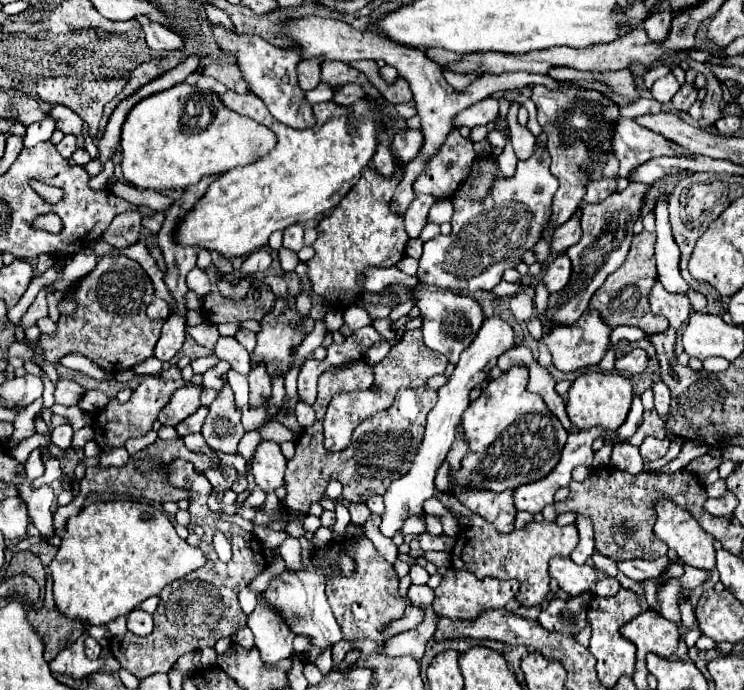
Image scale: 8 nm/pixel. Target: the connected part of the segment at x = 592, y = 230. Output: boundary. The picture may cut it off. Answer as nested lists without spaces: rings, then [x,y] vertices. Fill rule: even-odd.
[[[630,181],[630,185],[624,191],[616,191],[604,199],[604,203],[598,205],[582,205],[582,237],[578,243],[566,249],[568,259],[572,261],[572,275],[564,289],[558,293],[550,293],[548,297],[548,309],[538,315],[544,331],[550,325],[572,325],[580,319],[580,315],[586,311],[590,297],[596,293],[596,289],[606,281],[606,277],[624,263],[628,255],[630,241],[634,237],[632,225],[640,219],[640,209],[644,203],[644,195],[648,193],[648,183],[636,183]]]

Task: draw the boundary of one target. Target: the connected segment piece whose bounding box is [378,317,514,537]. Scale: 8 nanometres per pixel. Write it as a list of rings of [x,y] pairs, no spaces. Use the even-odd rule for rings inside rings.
[[[490,317],[490,319],[484,319],[482,323],[482,329],[478,331],[478,337],[470,343],[470,347],[466,351],[462,351],[460,355],[460,361],[452,373],[452,379],[438,389],[438,403],[434,405],[434,409],[428,413],[428,423],[426,423],[426,431],[424,431],[424,437],[422,437],[422,443],[416,451],[416,457],[412,461],[412,467],[406,475],[402,475],[400,479],[392,481],[392,485],[388,487],[386,495],[384,495],[384,507],[386,511],[382,513],[382,523],[380,523],[380,533],[384,537],[394,537],[402,523],[412,517],[412,515],[422,515],[422,503],[426,499],[430,499],[434,495],[434,479],[436,479],[436,473],[440,469],[440,465],[446,461],[446,455],[454,443],[454,437],[456,437],[456,427],[460,425],[460,419],[462,419],[462,413],[464,409],[468,407],[468,395],[470,395],[470,389],[480,385],[484,379],[486,379],[486,373],[496,365],[498,361],[498,355],[508,351],[510,347],[514,345],[514,331],[512,327],[502,321],[500,317]]]

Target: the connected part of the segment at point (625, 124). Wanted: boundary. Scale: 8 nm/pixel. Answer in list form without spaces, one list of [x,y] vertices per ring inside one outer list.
[[[616,119],[612,123],[612,153],[616,155],[620,163],[618,177],[630,179],[632,171],[654,157],[676,157],[676,155],[688,155],[690,151],[684,151],[682,147],[674,147],[674,143],[668,143],[664,137],[640,127],[632,119]]]

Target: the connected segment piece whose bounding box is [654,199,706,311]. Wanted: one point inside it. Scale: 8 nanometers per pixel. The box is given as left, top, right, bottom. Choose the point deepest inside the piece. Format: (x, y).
(667, 253)

